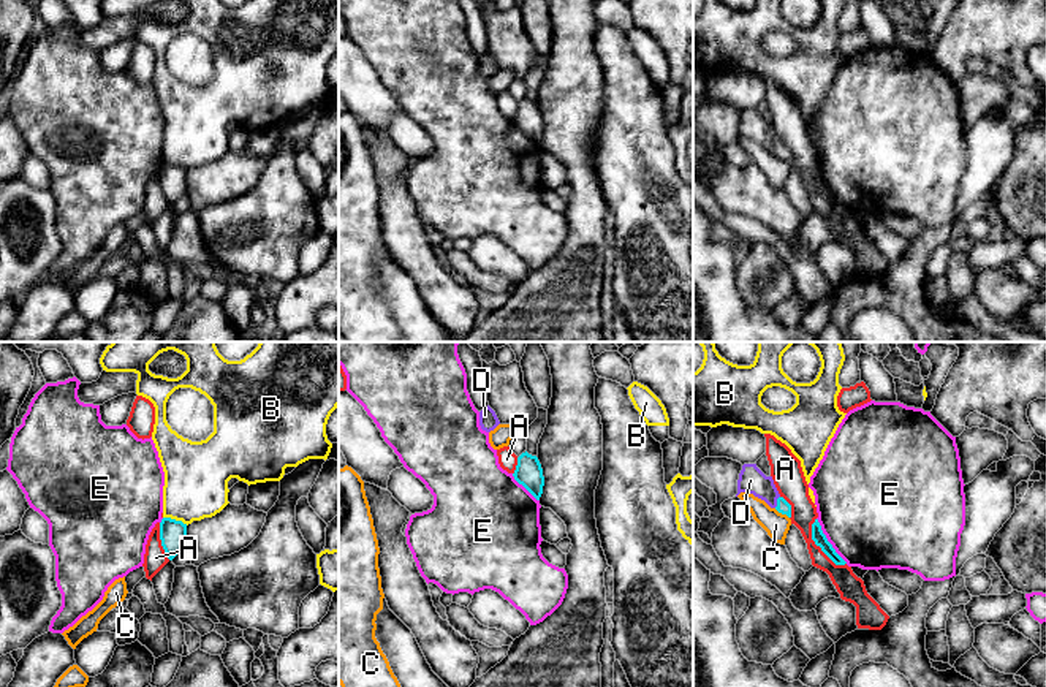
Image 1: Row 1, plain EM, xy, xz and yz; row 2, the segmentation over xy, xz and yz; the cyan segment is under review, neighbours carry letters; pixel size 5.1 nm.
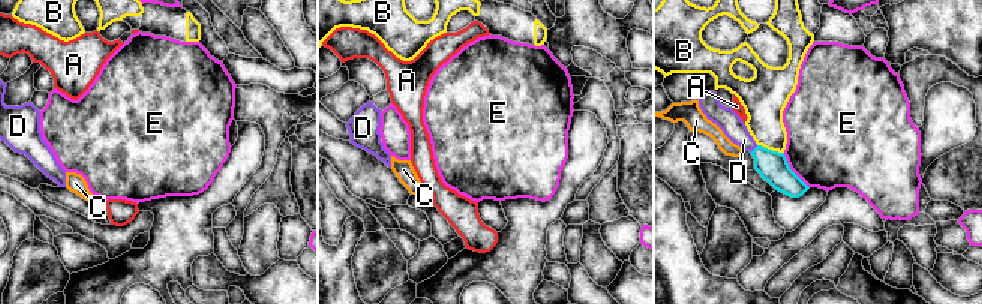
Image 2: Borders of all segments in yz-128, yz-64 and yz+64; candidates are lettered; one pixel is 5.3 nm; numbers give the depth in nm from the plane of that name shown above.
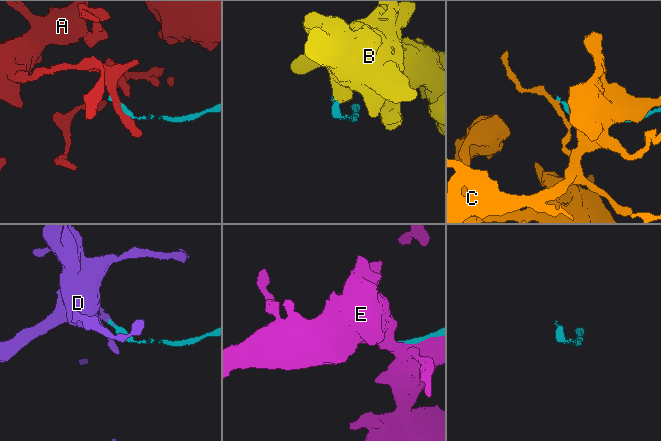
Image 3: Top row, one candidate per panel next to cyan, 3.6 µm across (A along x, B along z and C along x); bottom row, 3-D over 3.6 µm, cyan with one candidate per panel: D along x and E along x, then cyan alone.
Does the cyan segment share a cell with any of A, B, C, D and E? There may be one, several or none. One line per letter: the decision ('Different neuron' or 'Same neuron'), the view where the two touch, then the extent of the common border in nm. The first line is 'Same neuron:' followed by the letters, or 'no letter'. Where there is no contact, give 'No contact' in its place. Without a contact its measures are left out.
Same neuron: D
A: Different neuron. Touches cyan in yz. Shared border 280 nm
B: Different neuron. Touches cyan in xy. Shared border 130 nm
C: Different neuron. Touches cyan in yz. Shared border 90 nm
D: Same neuron. Touches cyan in yz. Shared border 70 nm
E: Different neuron. Touches cyan in yz. Shared border 280 nm

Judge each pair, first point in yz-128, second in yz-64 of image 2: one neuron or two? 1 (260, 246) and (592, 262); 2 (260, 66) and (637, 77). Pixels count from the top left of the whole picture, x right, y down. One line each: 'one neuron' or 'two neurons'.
1: one neuron
2: one neuron

